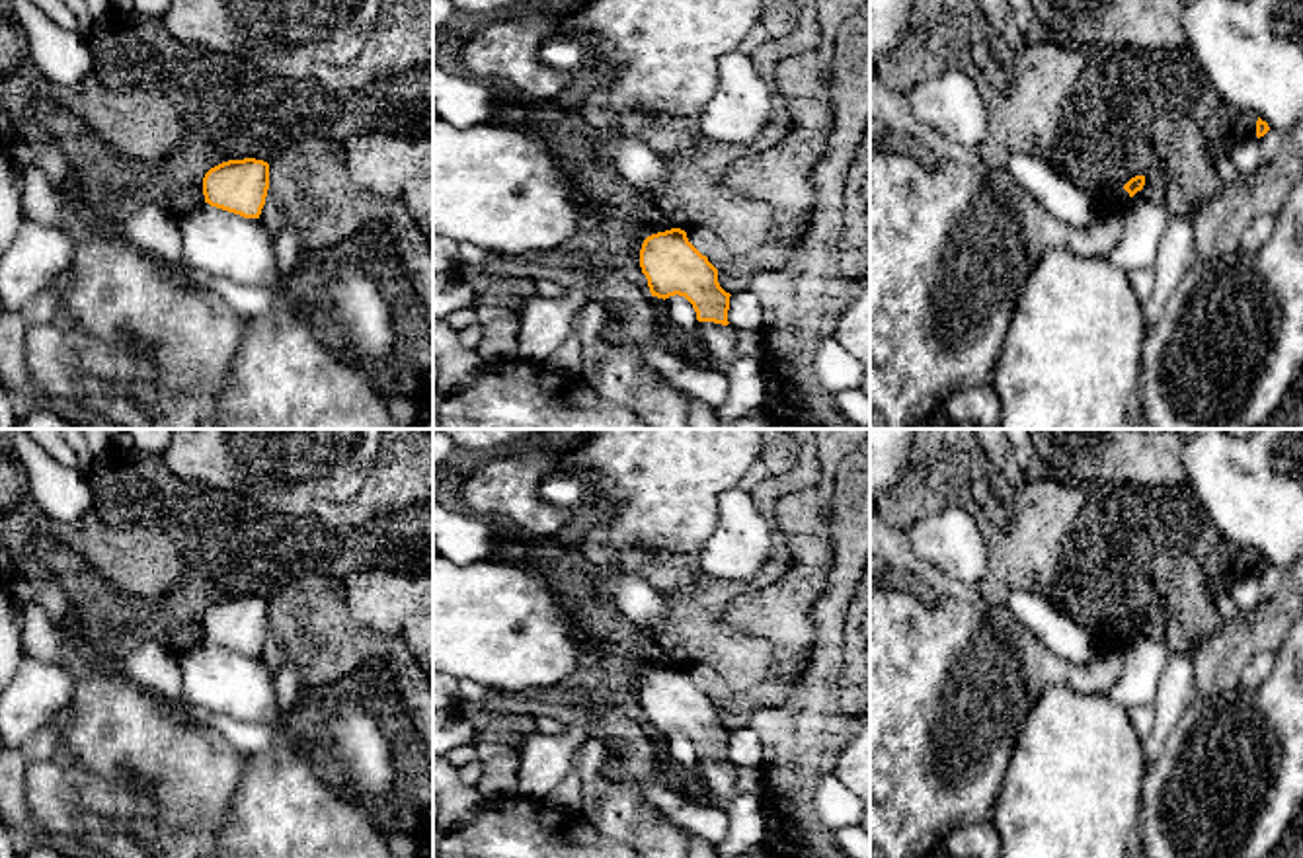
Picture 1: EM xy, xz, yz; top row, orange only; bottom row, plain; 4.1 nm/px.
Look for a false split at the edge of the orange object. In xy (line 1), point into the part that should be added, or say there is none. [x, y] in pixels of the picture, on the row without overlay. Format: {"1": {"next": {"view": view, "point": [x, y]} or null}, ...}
{"1": {"next": null}}

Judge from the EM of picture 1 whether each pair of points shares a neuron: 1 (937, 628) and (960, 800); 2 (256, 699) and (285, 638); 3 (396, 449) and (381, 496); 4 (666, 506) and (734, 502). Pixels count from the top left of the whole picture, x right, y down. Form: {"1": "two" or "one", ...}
{"1": "one", "2": "two", "3": "one", "4": "two"}

